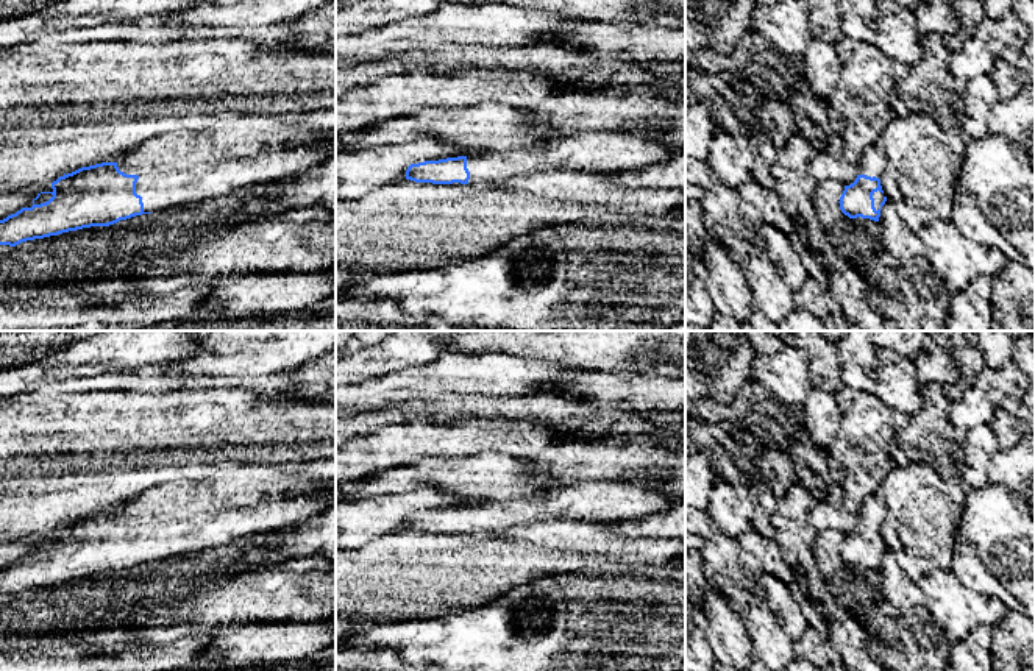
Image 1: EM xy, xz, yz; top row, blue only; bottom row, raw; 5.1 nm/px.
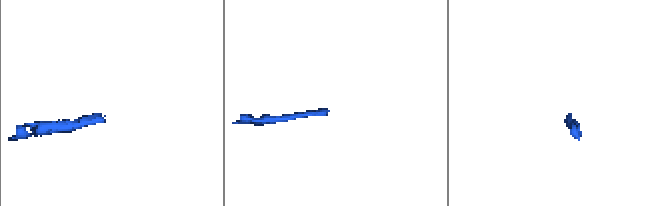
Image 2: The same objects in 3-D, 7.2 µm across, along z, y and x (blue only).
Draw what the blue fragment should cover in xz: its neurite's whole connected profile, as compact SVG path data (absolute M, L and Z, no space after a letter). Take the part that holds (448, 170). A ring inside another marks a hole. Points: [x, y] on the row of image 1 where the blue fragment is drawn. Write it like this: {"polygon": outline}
{"polygon": "M576 131L568 136L553 136L545 142L529 148L470 153L467 156L411 164L406 170L406 179L432 184L500 184L517 175L531 175L550 170L626 172L656 165L670 158L678 150L681 148L676 148L668 137L660 134L649 134L646 131Z"}

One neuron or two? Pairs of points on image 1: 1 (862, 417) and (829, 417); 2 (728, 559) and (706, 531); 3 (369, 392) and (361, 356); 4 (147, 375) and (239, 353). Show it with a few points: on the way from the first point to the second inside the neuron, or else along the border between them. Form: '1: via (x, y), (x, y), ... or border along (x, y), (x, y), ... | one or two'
1: border along (843, 414), (837, 436), (826, 450) | two
2: via (722, 553), (712, 537) | one
3: border along (400, 369), (352, 384) | two
4: border along (184, 362), (191, 373), (222, 375) | two

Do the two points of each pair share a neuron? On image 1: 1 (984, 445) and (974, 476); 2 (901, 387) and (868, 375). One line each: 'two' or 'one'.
1: one
2: two

